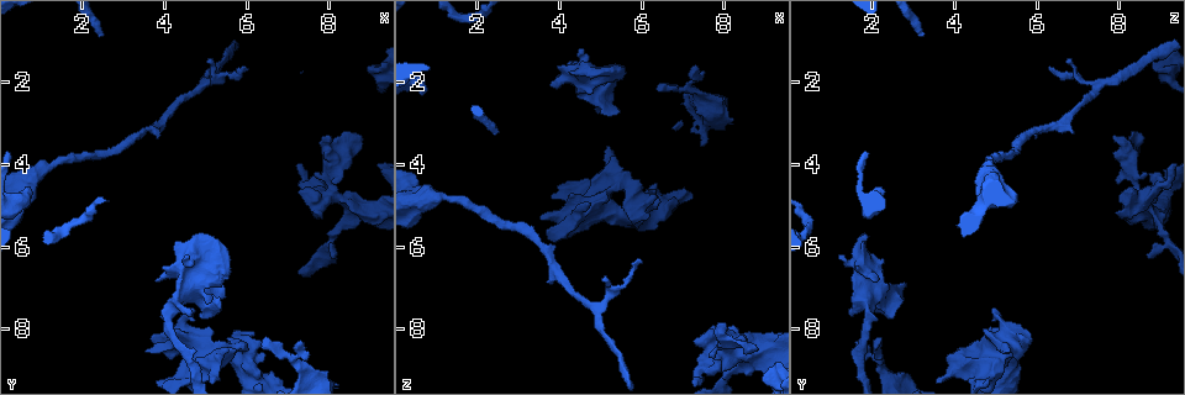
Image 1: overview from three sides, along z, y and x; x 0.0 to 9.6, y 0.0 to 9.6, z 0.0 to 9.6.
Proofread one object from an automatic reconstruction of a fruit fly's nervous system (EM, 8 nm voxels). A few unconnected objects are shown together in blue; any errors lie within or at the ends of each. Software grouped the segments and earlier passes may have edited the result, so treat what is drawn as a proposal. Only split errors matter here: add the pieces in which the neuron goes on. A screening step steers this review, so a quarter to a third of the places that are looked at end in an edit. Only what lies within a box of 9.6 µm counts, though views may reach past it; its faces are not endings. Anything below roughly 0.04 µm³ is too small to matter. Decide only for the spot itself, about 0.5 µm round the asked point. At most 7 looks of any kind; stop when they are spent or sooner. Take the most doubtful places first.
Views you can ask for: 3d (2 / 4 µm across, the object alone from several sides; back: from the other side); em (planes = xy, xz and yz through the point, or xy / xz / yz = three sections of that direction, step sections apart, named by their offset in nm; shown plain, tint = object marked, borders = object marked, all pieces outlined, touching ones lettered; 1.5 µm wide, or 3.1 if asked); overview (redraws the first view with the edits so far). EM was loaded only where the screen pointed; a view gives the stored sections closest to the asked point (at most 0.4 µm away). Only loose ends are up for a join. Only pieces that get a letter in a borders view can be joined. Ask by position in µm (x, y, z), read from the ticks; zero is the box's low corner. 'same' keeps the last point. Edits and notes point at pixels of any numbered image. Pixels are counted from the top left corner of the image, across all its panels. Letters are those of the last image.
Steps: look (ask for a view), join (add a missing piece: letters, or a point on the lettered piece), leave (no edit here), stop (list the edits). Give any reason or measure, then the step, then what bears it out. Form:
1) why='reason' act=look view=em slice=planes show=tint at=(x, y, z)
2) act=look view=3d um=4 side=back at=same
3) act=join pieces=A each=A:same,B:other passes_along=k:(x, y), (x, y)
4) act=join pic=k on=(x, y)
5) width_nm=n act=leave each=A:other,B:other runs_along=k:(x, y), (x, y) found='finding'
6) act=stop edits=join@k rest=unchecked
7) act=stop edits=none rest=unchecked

why='branch stops here' act=look view=em slice=planes show=plain at=(4.90, 7.80, 2.45)

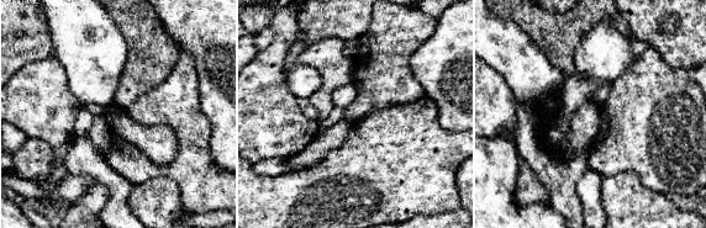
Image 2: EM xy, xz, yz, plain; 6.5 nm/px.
act=look view=em slice=planes show=tint at=same

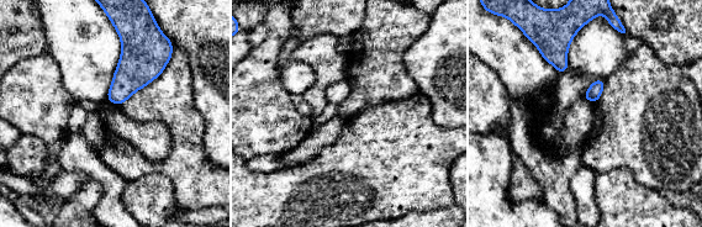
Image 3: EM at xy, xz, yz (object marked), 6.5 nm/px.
act=look view=em slice=planes show=borders at=same

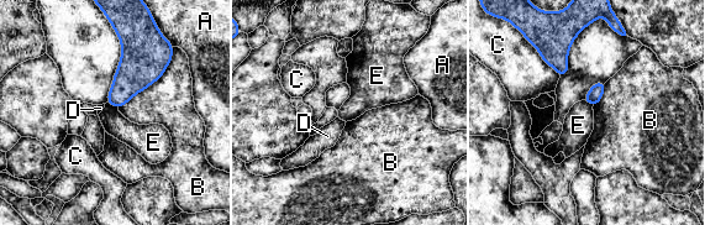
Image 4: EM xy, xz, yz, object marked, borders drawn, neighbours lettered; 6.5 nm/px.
act=leave each=A:other,B:other,C:other,D:other,E:other found='no lettered piece goes on from it'

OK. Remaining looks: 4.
act=look view=3d um=2 at=(7.40, 8.25, 1.70)

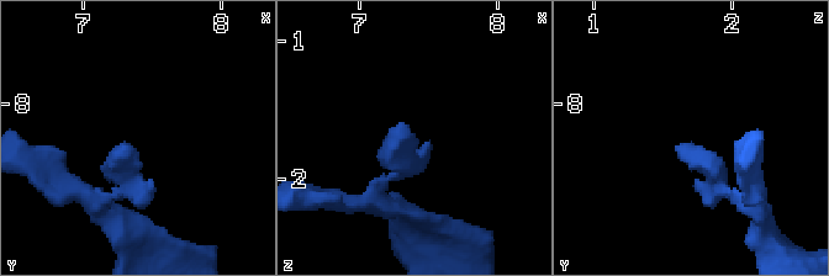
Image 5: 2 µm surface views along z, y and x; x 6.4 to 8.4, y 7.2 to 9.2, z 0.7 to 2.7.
act=look view=em slice=planes show=borders at=(7.32, 8.28, 1.64)

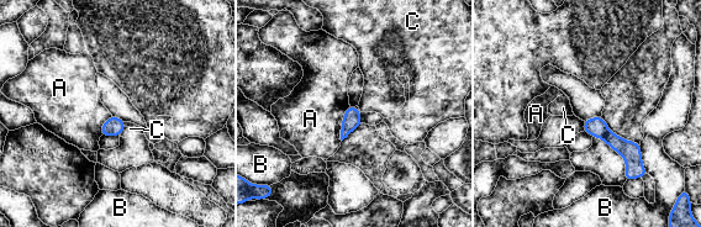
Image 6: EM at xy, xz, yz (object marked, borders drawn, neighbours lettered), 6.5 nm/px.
act=leave each=A:other,B:other,C:other border=6:(349, 105), (342, 121), (341, 140) found='none of them fits'

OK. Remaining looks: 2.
why='thin end' act=look view=em slice=planes show=borders at=(8.10, 6.15, 8.70)

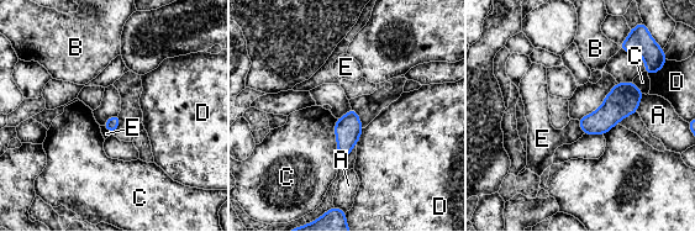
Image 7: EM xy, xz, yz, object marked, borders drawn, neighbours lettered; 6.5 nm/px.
act=leave each=A:other,B:other,C:other,D:other,E:other found='none of them fits'

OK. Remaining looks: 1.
act=stop edits=none rest=unchecked

